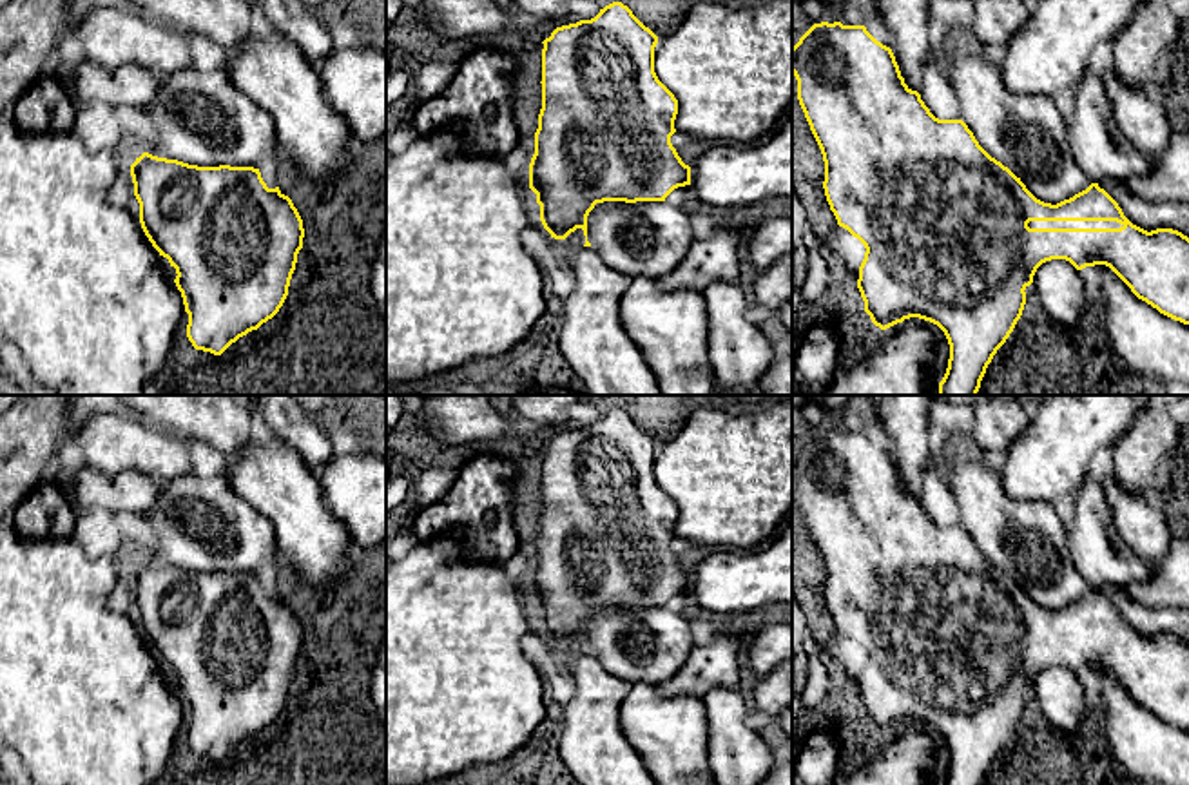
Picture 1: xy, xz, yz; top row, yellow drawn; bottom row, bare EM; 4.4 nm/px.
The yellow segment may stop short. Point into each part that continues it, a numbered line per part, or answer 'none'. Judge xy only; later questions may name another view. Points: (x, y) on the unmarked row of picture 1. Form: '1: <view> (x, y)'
1: xy (203, 524)

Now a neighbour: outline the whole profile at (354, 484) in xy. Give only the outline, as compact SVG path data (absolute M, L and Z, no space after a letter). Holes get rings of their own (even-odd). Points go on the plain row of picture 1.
M362 451L332 455L319 482L326 506L348 528L355 551L386 540L386 459Z

